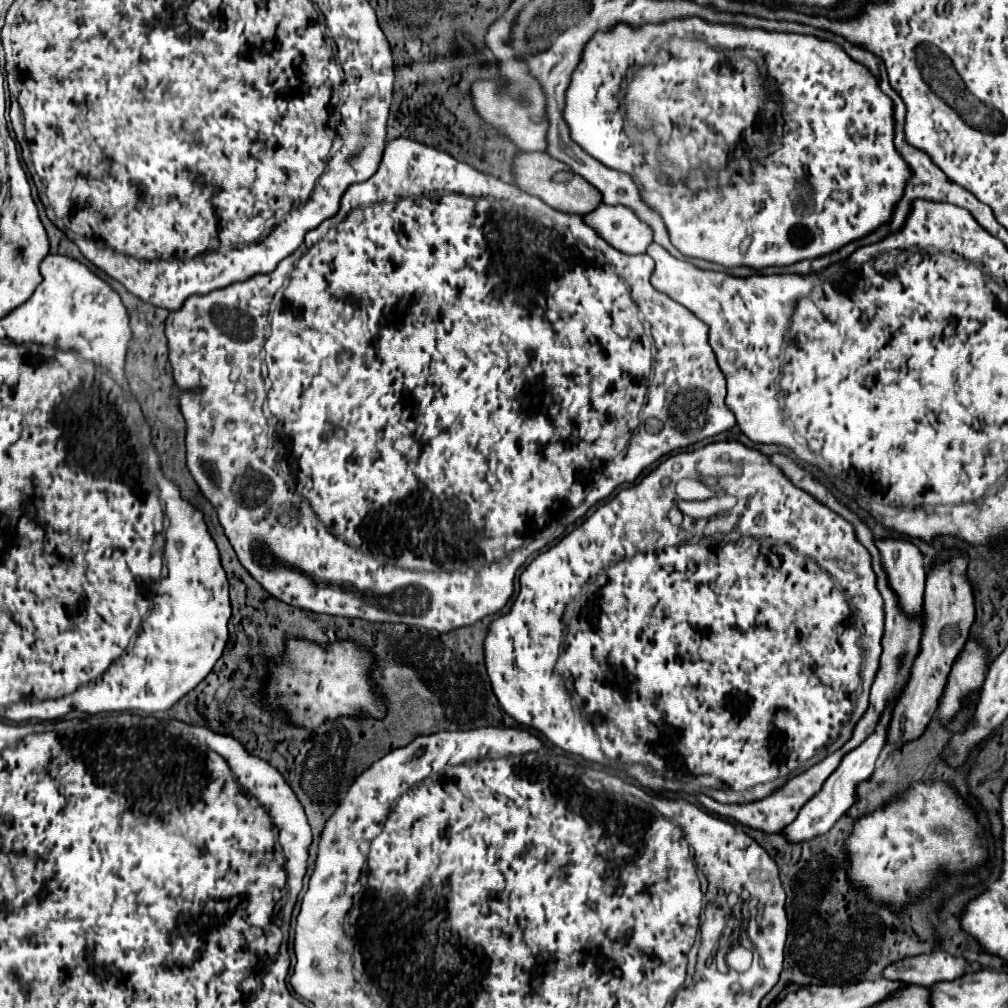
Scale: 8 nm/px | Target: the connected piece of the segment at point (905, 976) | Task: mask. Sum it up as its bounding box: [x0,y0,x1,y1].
[882,951,966,987]

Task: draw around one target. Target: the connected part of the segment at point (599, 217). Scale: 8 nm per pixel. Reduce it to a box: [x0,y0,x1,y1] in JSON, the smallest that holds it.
[584,205,652,255]

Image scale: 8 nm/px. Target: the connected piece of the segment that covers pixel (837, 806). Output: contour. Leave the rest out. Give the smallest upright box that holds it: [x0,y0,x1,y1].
[782,707,892,843]

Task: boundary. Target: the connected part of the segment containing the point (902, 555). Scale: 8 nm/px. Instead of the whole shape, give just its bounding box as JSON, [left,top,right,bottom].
[878,539,924,615]

